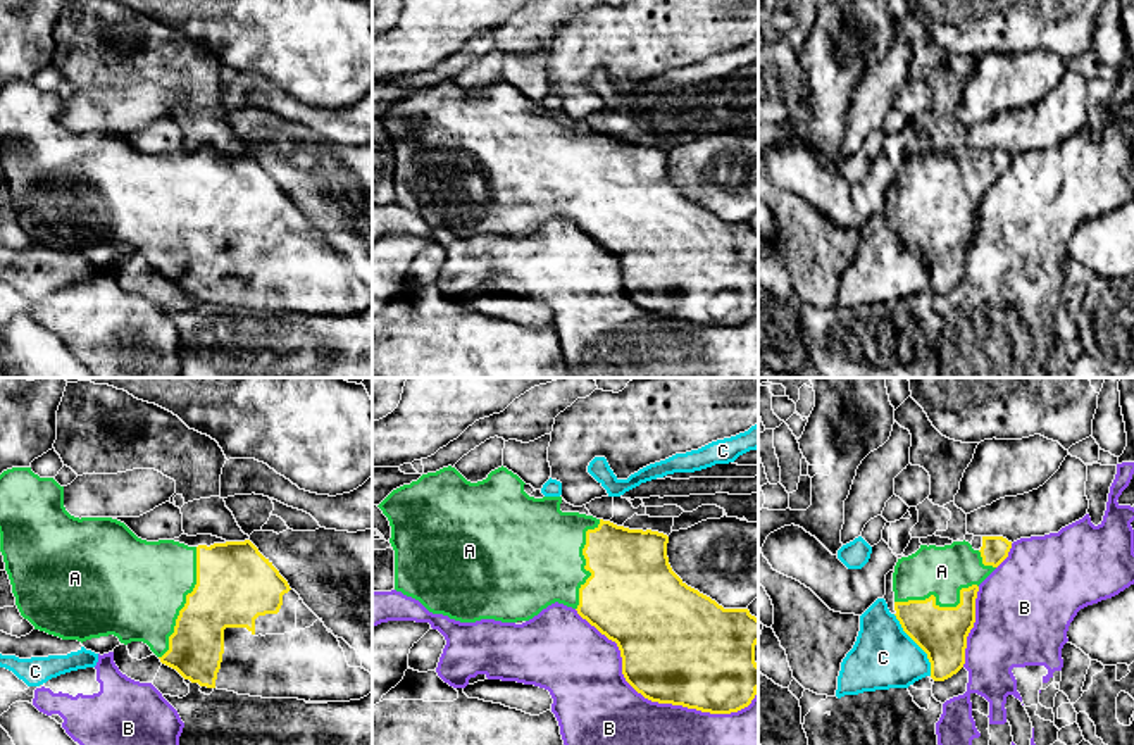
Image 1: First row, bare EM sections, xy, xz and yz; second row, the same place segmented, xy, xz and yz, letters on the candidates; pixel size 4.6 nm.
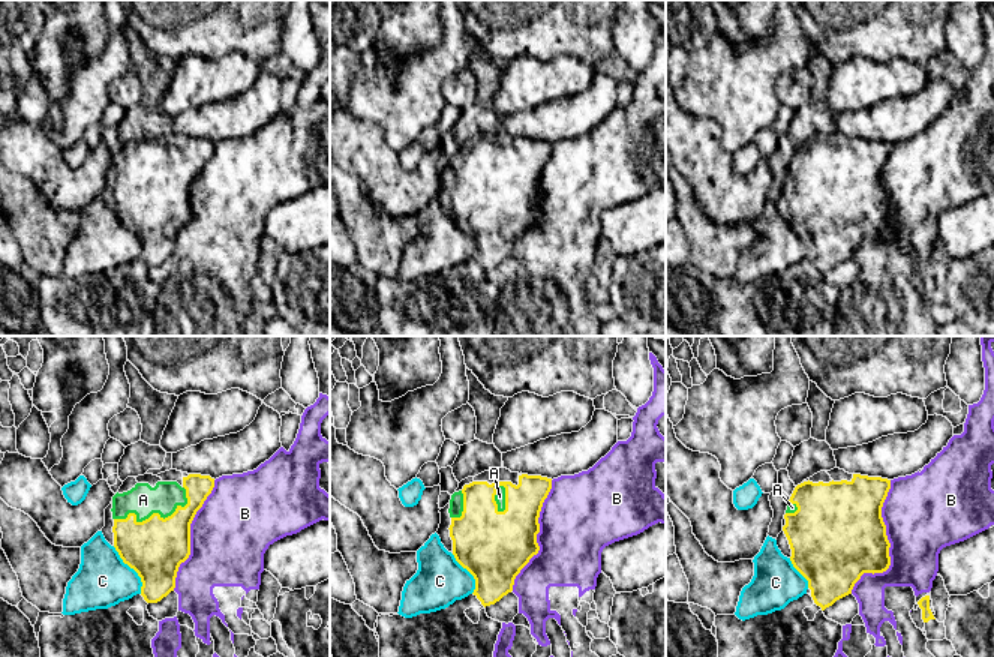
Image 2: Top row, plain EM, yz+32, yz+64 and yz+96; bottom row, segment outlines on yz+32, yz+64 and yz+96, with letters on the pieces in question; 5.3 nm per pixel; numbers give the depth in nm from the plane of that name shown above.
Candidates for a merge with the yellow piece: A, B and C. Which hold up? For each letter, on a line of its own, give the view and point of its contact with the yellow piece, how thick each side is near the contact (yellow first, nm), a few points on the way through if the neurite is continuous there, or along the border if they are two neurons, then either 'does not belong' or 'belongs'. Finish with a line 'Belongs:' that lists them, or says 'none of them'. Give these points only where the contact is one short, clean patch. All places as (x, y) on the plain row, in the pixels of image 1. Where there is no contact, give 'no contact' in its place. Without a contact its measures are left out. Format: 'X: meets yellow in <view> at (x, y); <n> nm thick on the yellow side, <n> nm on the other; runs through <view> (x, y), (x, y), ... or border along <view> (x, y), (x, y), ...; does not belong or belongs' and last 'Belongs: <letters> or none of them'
A: meets yellow in xy at (186, 216); 360 nm thick on the yellow side, 460 nm on the other; belongs
B: meets yellow in xz at (654, 314); 480 nm thick on the yellow side, 500 nm on the other; does not belong
C: meets yellow in yz at (917, 257); 240 nm thick on the yellow side, 300 nm on the other; border along yz (893, 228), (902, 244), (926, 268), (931, 288); does not belong
Belongs: A

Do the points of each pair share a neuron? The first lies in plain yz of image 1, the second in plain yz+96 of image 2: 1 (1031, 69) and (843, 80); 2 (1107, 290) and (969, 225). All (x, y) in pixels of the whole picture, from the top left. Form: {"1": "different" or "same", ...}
{"1": "same", "2": "different"}

